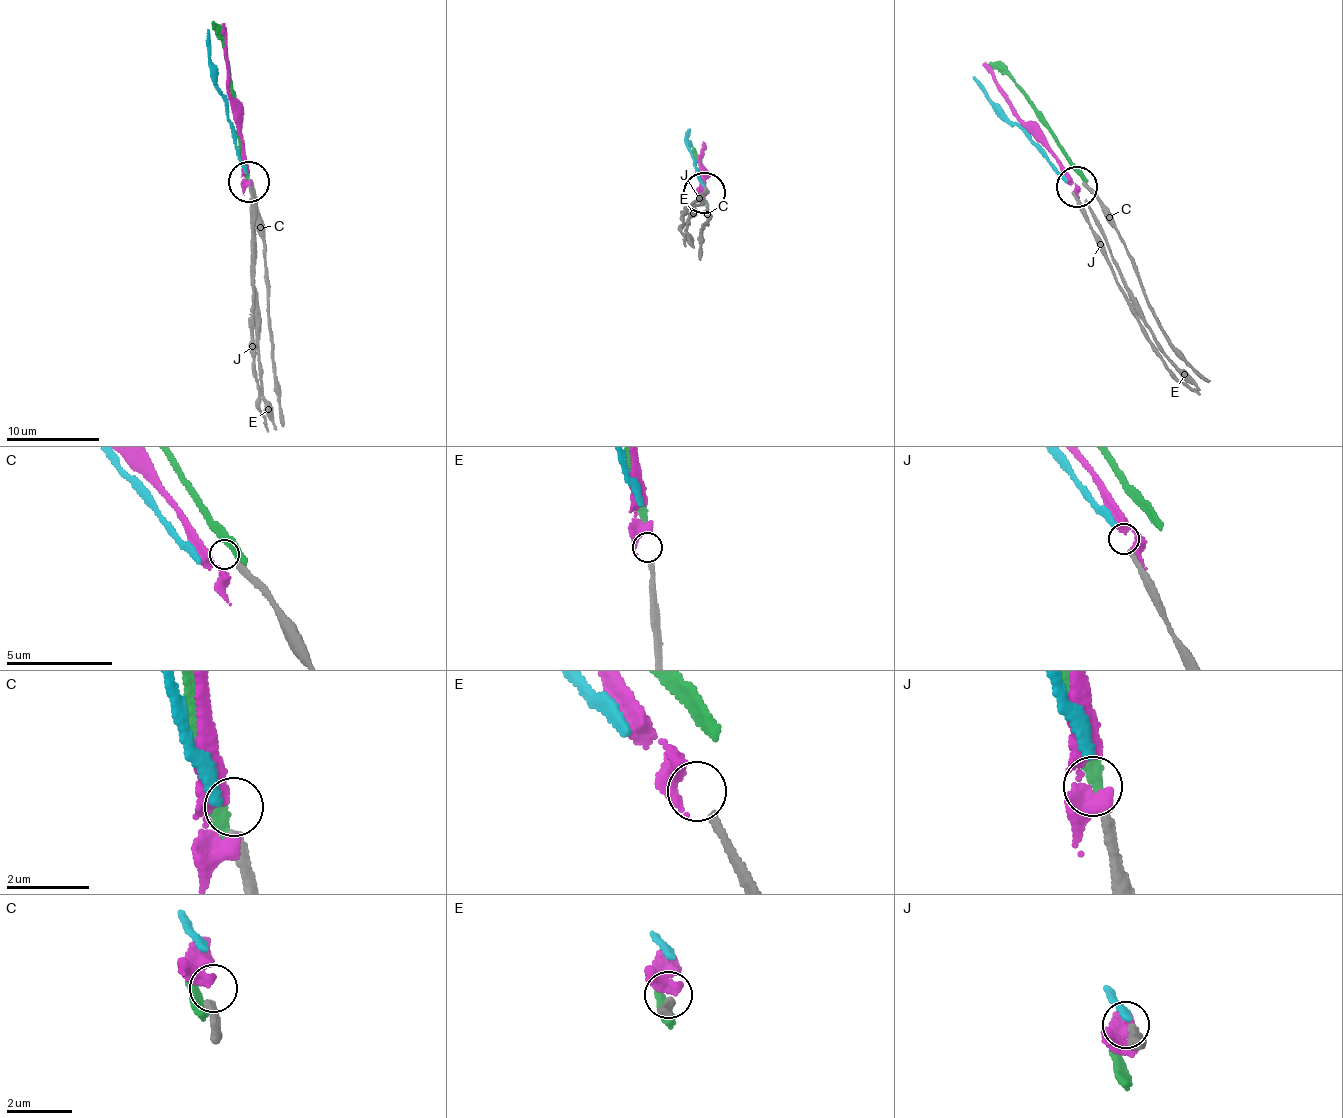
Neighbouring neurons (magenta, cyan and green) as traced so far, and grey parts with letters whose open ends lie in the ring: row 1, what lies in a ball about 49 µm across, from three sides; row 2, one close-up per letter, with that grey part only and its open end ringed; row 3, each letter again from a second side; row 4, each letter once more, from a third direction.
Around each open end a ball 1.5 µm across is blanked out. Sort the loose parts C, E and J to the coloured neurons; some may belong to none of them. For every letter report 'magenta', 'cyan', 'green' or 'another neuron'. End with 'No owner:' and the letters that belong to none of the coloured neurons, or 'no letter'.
C: another neuron
E: magenta
J: cyan
No owner: C

